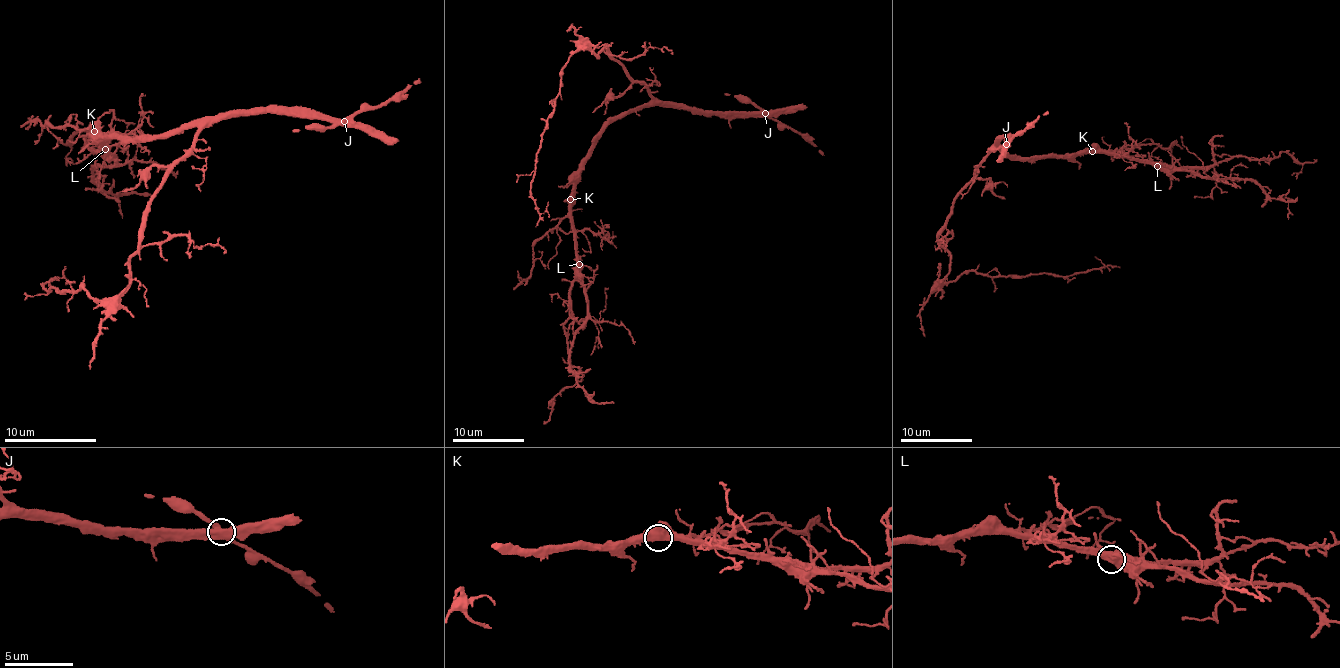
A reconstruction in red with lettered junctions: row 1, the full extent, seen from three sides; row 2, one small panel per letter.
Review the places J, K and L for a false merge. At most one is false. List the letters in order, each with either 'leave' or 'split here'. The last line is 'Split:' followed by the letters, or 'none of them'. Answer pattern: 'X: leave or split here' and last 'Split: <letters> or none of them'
J: split here
K: leave
L: leave
Split: J

